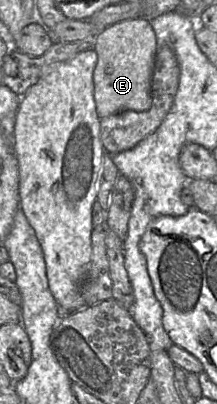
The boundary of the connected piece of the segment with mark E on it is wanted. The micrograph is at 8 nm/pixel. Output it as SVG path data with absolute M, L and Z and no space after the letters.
M127 19L106 27L95 37L97 63L93 71L94 101L100 118L131 110L143 112L152 104L151 81L157 40L150 20Z

